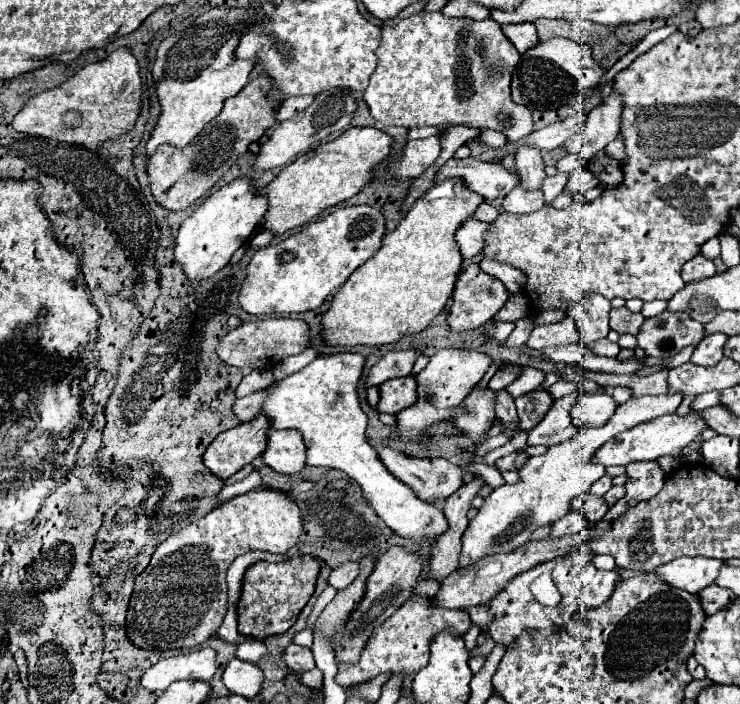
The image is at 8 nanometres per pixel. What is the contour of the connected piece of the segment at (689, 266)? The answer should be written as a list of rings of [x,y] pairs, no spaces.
[[[698,254],[696,258],[688,260],[682,268],[682,278],[684,282],[694,282],[694,280],[700,280],[700,278],[706,278],[706,276],[714,276],[716,274],[716,268],[714,268],[714,262],[704,258],[702,254]]]

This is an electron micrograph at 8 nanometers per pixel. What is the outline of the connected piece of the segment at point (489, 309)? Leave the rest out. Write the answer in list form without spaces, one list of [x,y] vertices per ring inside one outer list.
[[[470,264],[458,274],[458,280],[454,284],[452,306],[448,308],[448,318],[446,318],[448,326],[452,332],[466,332],[466,330],[478,328],[484,322],[488,322],[504,306],[506,300],[508,300],[506,286],[498,278],[482,272],[478,264]]]

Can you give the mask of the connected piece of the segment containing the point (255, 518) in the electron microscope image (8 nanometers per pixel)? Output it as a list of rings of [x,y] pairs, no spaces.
[[[274,488],[250,490],[246,494],[234,496],[204,518],[188,524],[180,532],[166,538],[154,552],[146,570],[134,580],[134,592],[126,614],[126,636],[142,650],[174,650],[174,648],[194,648],[216,634],[228,612],[228,586],[226,570],[232,560],[250,550],[262,550],[272,554],[286,554],[298,544],[302,534],[302,514],[300,508],[288,494]]]

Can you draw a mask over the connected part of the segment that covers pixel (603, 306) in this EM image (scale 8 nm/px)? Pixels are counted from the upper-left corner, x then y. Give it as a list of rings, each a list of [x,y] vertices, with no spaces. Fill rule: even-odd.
[[[598,294],[592,298],[582,298],[580,304],[576,304],[568,316],[574,318],[576,330],[580,334],[580,344],[590,348],[592,342],[606,338],[610,332],[608,326],[608,312],[610,312],[610,300],[600,298]]]

